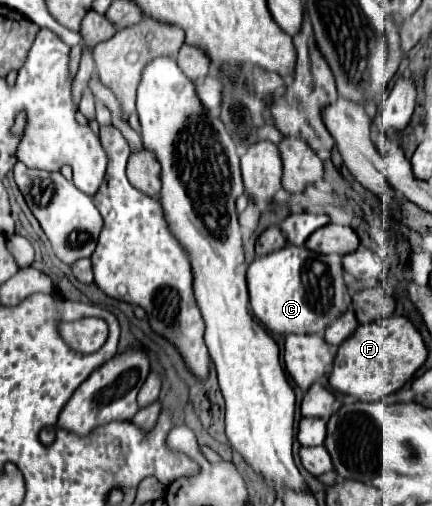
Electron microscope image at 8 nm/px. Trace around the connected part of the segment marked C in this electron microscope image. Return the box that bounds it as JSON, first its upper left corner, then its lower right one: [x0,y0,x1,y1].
[247,244,351,334]

